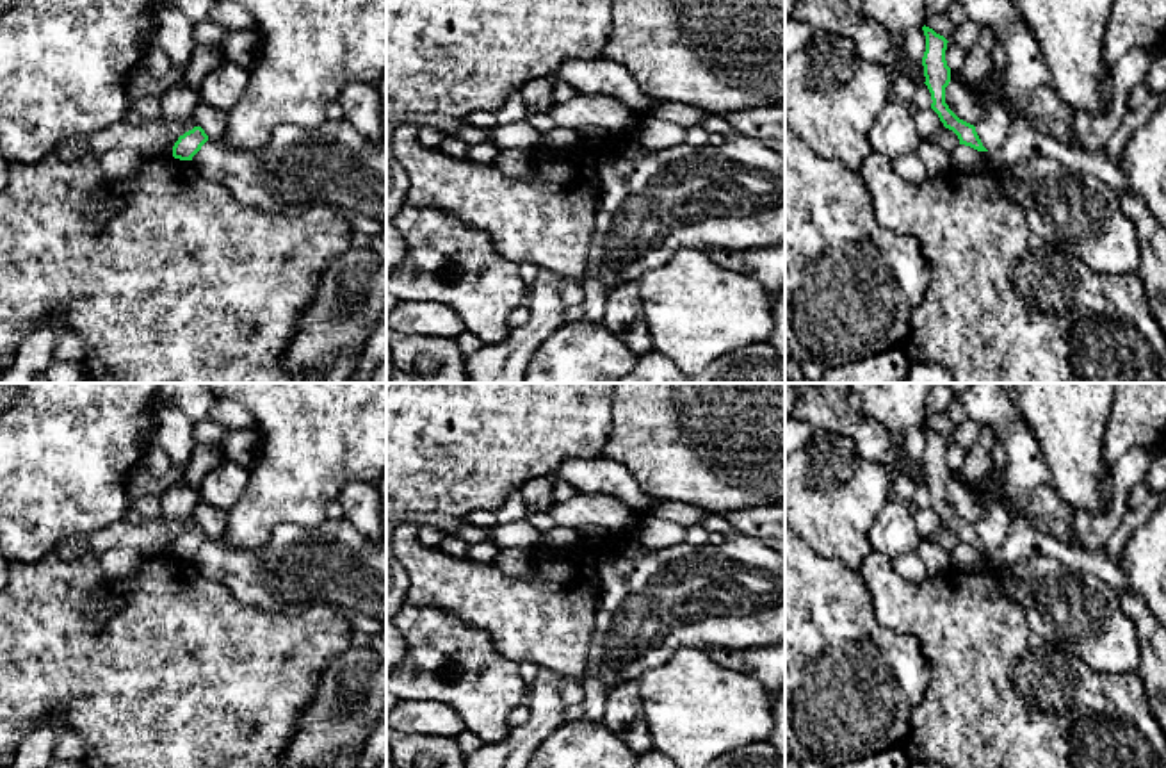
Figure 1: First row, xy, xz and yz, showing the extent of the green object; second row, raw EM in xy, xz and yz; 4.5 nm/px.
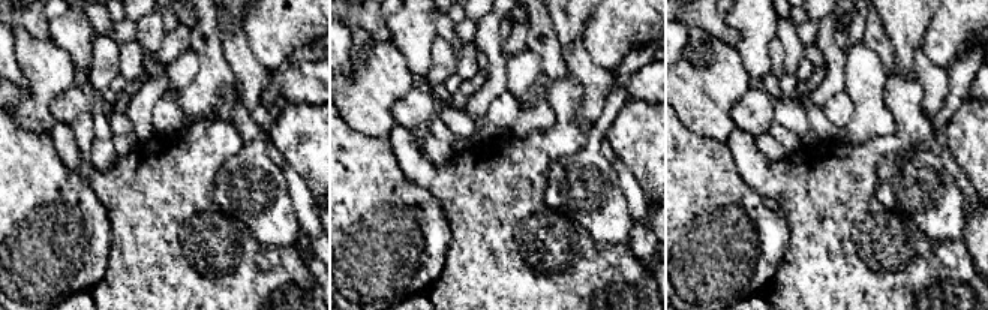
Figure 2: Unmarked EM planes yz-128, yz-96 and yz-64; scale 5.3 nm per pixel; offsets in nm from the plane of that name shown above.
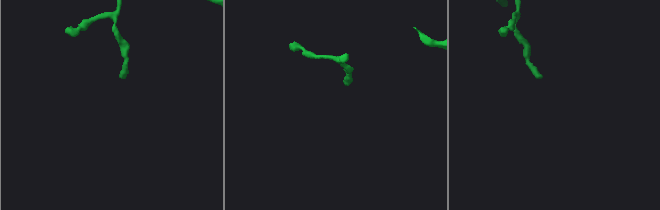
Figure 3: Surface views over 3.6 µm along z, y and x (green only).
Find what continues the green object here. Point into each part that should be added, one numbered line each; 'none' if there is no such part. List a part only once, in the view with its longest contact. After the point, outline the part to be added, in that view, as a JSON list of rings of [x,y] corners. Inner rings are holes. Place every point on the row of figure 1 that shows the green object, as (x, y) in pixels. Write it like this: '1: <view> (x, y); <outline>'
none

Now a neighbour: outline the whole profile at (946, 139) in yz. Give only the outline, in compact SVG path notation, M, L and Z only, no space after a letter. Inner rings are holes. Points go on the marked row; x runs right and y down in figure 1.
M943 127L943 130L933 135L927 143L945 150L951 155L958 148L960 139L952 130Z

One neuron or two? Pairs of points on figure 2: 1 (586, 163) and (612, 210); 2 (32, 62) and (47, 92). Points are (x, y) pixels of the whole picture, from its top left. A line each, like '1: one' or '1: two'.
1: one
2: one

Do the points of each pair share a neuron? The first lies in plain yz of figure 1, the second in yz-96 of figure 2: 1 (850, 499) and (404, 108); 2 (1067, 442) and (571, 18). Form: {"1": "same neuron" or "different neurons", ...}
{"1": "different neurons", "2": "same neuron"}

